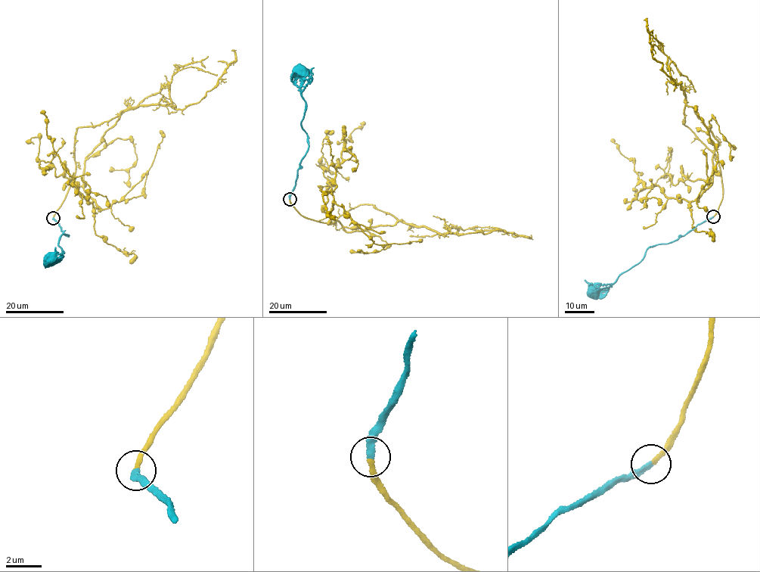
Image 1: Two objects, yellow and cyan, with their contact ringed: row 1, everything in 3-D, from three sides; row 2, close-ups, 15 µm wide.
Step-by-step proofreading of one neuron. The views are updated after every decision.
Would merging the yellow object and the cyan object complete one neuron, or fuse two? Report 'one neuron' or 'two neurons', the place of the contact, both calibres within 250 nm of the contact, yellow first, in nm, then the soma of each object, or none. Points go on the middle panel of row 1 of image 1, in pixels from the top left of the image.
one neuron; at (290, 199); 240 nm thick on the yellow side, 300 nm on the other; no cell body on yellow; cell body of cyan at (300, 70)

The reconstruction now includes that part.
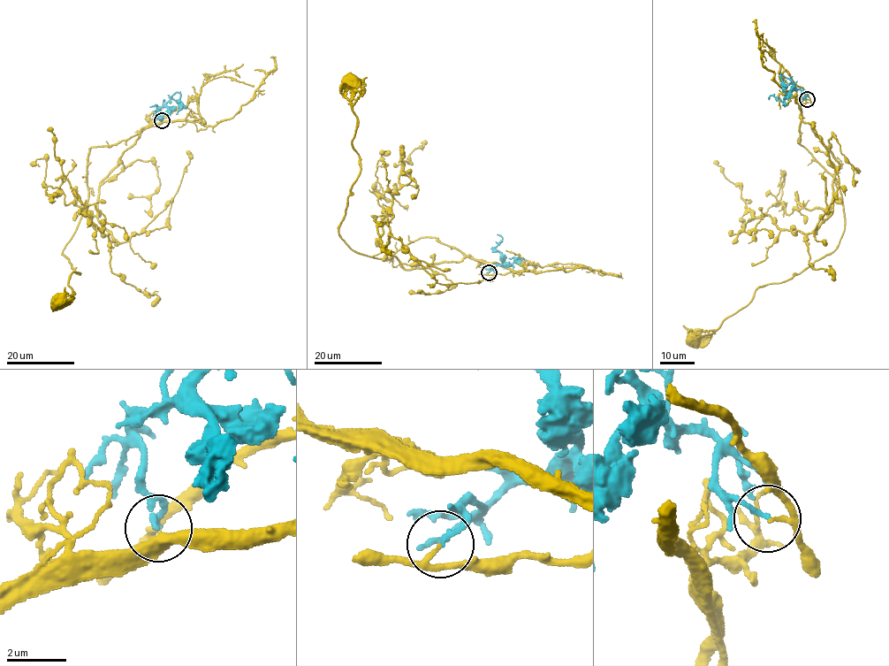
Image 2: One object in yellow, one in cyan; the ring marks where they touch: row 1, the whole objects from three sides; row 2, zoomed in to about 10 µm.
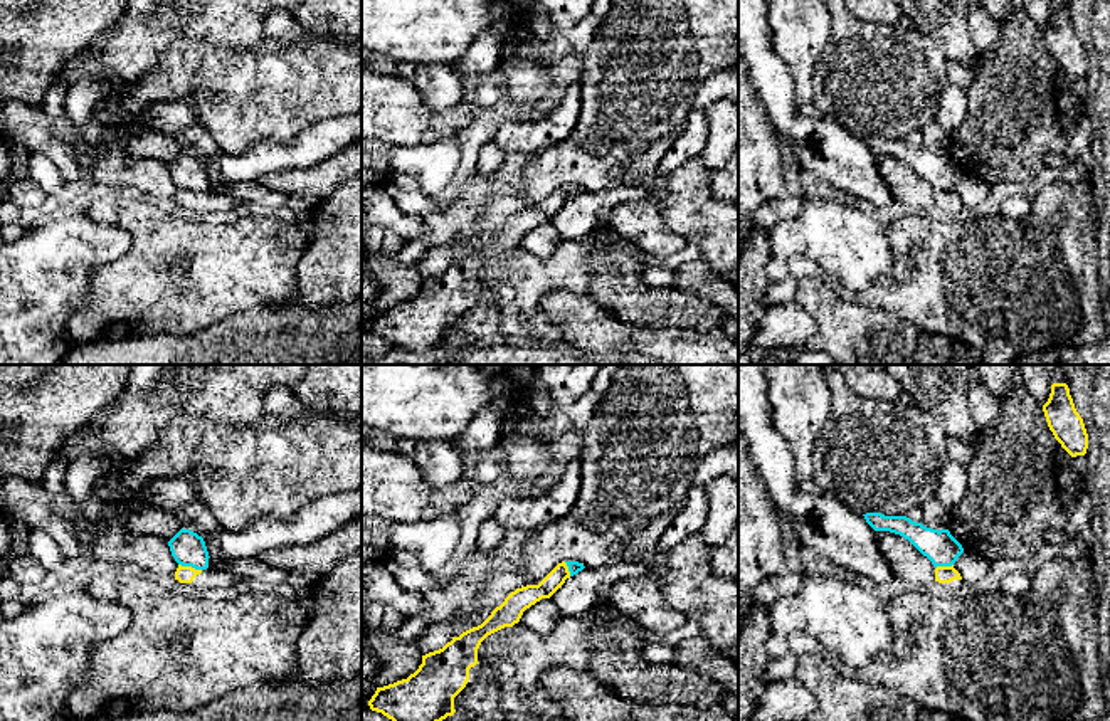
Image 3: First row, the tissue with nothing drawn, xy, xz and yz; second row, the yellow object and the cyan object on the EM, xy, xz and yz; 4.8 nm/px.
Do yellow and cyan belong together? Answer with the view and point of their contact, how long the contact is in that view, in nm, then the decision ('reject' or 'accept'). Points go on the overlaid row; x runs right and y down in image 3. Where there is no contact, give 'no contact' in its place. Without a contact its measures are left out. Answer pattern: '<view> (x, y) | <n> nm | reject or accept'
xy (190, 567) | 120 nm | reject

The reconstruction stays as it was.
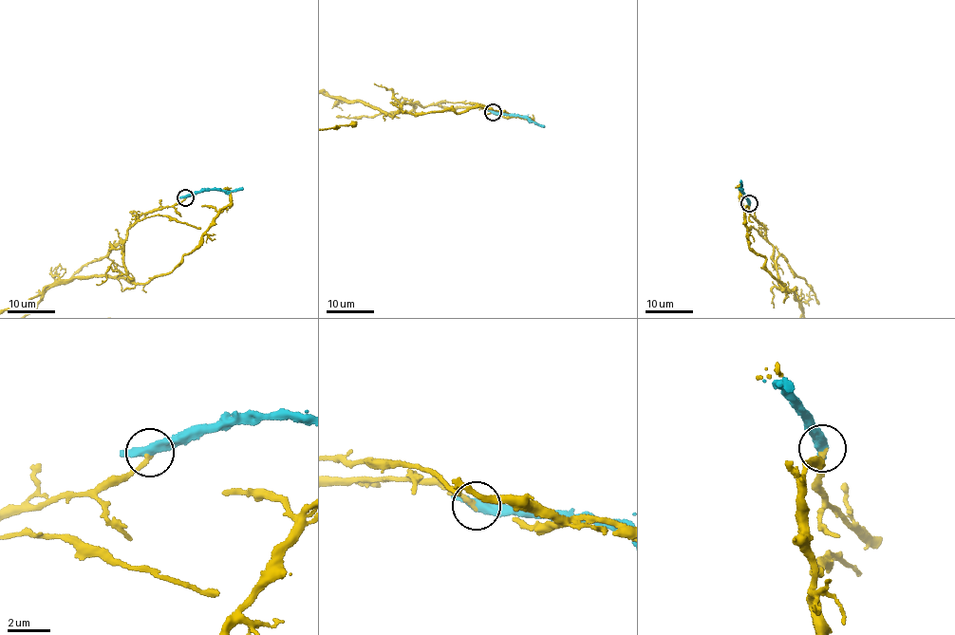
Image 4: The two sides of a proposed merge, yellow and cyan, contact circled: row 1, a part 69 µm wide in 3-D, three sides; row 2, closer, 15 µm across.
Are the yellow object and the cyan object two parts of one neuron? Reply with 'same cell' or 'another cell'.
another cell

